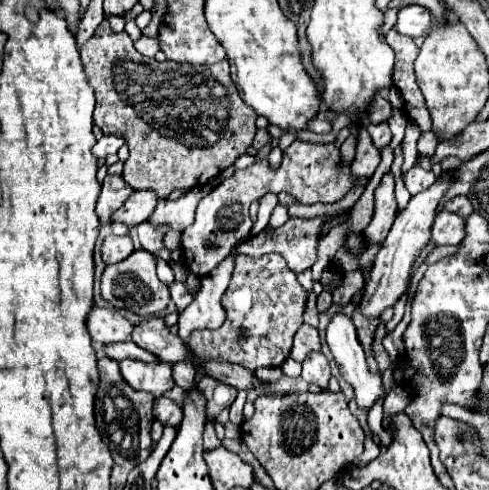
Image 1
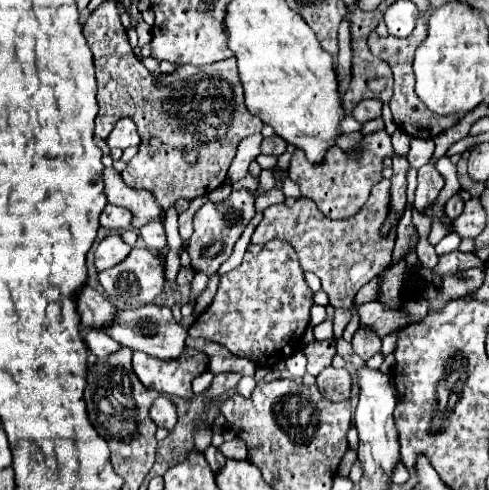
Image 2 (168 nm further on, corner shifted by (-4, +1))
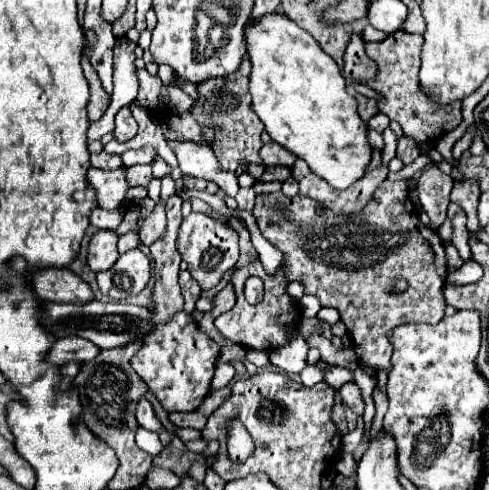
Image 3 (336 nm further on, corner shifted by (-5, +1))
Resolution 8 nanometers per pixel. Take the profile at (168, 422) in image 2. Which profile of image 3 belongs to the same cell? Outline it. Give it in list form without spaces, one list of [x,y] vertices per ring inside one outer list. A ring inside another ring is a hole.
[[[141,398],[141,400],[137,402],[135,418],[137,418],[139,426],[143,426],[143,428],[147,428],[147,430],[151,430],[151,432],[157,432],[157,434],[159,434],[159,438],[161,438],[161,442],[163,442],[163,446],[167,446],[167,444],[171,442],[169,432],[167,432],[167,430],[163,428],[163,424],[157,420],[157,416],[155,416],[155,412],[153,412],[153,408],[151,408],[149,400]]]

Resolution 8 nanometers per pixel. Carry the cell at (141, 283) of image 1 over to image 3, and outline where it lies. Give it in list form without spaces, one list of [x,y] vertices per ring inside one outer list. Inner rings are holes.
[[[141,248],[121,254],[109,270],[97,272],[99,290],[113,300],[125,300],[133,294],[139,294],[149,284],[149,278],[151,260]]]

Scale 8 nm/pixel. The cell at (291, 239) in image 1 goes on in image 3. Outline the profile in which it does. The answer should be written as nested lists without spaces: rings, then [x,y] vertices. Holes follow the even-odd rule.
[[[407,180],[381,182],[381,186],[377,186],[371,200],[365,204],[365,208],[357,214],[337,216],[313,198],[299,194],[289,198],[281,190],[271,194],[257,194],[251,214],[263,238],[283,252],[287,282],[295,280],[301,282],[305,286],[305,294],[317,296],[321,306],[335,308],[341,314],[341,322],[345,324],[347,334],[353,340],[351,346],[357,360],[369,362],[373,370],[389,372],[391,344],[387,340],[387,332],[391,328],[409,322],[437,324],[445,316],[445,296],[443,296],[443,286],[447,278],[445,246],[433,228],[421,224],[415,206],[409,198]],[[399,278],[405,278],[409,282],[407,292],[389,294],[391,282]]]

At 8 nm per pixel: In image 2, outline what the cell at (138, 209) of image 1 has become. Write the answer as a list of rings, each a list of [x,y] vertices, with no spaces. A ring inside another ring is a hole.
[[[108,204],[100,214],[100,226],[108,230],[130,230],[132,228],[132,212],[120,206]]]

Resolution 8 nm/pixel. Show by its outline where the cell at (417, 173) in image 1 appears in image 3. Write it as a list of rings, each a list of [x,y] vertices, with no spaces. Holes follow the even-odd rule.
[[[429,166],[419,178],[419,200],[435,226],[441,226],[445,222],[451,188],[451,176],[443,174],[437,166]]]

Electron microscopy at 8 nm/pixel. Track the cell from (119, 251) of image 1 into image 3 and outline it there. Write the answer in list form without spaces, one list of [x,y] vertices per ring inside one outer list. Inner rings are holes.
[[[97,230],[87,246],[87,264],[93,272],[109,270],[119,258],[117,234],[113,230]]]

